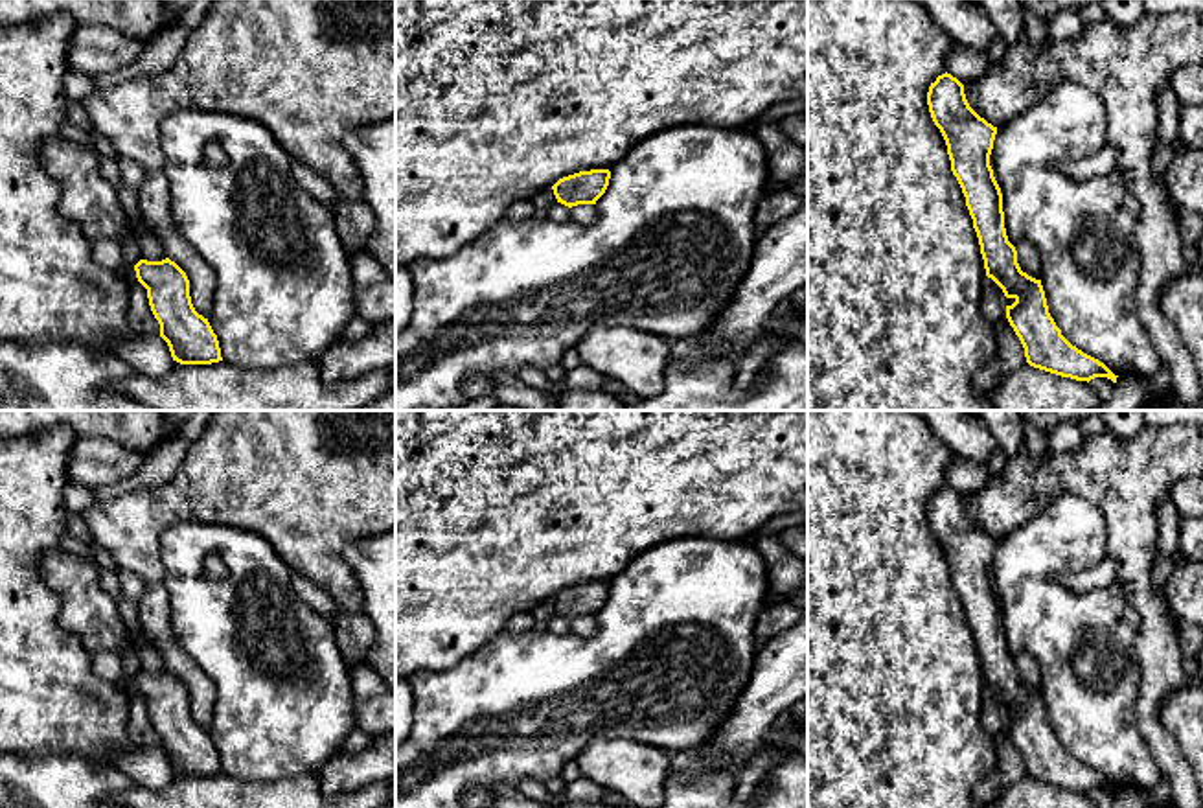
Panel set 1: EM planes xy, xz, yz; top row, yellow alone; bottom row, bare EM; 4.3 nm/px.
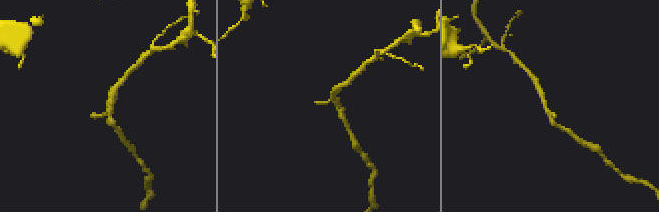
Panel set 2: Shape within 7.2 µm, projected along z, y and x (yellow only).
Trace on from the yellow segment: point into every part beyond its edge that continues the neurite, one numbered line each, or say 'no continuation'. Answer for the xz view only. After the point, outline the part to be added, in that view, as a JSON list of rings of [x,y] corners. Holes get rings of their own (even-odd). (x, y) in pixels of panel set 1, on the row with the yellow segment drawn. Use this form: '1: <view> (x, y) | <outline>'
no continuation

